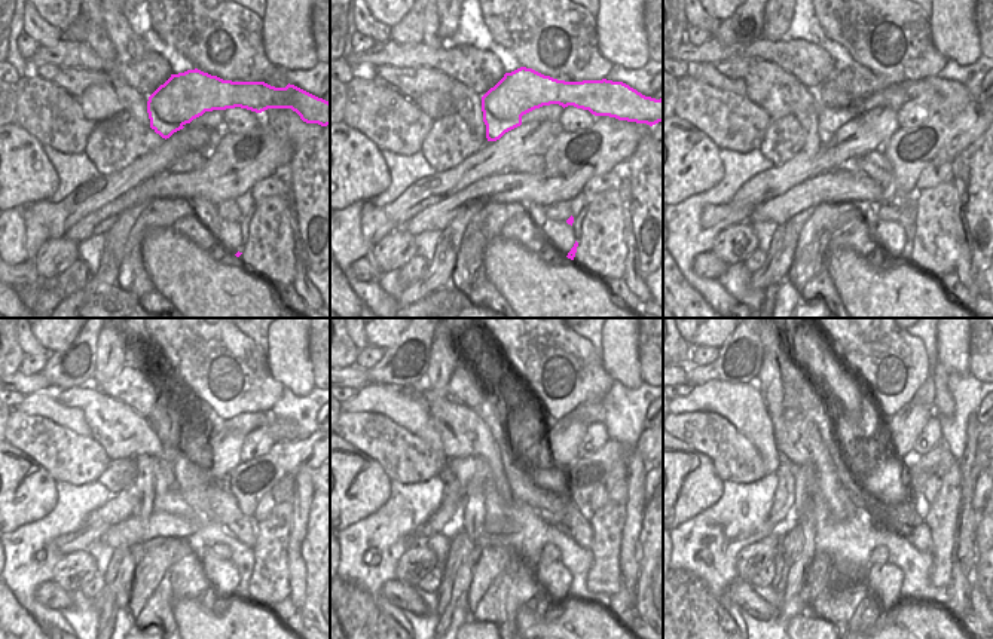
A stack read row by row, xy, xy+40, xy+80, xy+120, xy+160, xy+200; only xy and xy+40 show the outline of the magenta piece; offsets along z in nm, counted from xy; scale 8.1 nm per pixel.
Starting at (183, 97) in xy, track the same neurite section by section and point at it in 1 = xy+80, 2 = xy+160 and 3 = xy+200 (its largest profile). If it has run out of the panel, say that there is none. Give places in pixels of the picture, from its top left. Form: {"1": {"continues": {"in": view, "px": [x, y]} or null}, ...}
{"1": {"continues": {"in": "xy+80", "px": [845, 95]}}, "2": {"continues": {"in": "xy+160", "px": [515, 526]}}, "3": {"continues": {"in": "xy+200", "px": [854, 540]}}}

